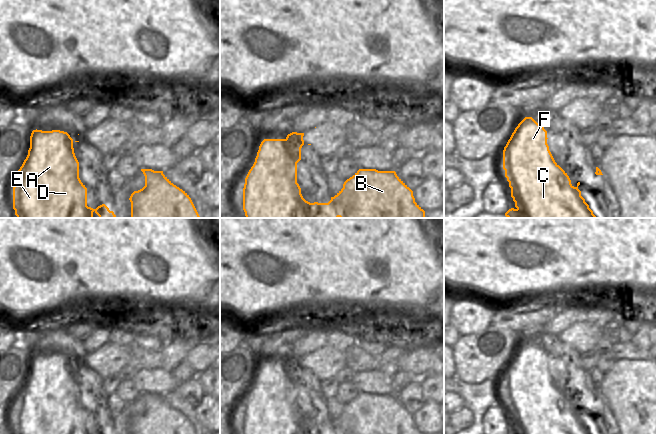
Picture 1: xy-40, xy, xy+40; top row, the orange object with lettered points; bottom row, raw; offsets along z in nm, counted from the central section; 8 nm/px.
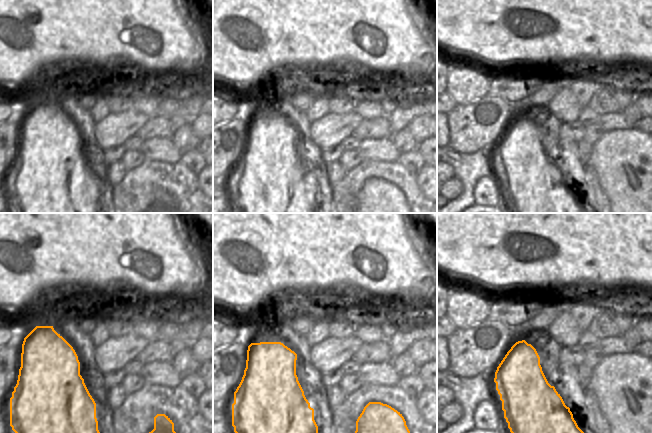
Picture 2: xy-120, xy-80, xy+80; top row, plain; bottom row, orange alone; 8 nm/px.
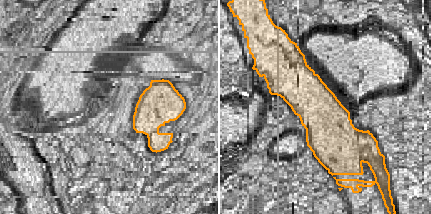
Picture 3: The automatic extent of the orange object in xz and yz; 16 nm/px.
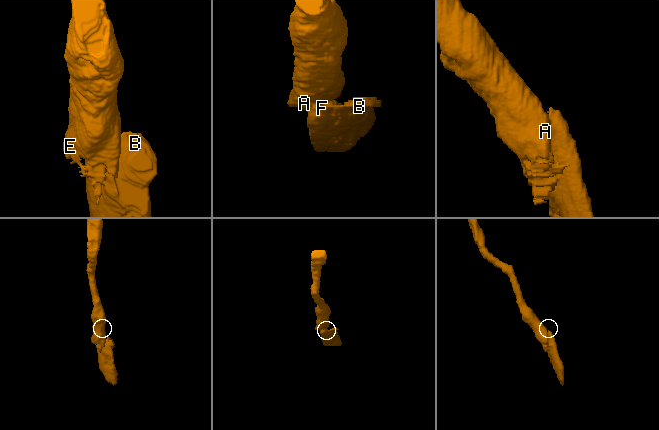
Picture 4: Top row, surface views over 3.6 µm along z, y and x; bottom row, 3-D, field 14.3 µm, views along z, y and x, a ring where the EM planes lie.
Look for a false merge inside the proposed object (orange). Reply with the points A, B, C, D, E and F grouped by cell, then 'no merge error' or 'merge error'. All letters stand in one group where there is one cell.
groups A B C D E F; no merge error

